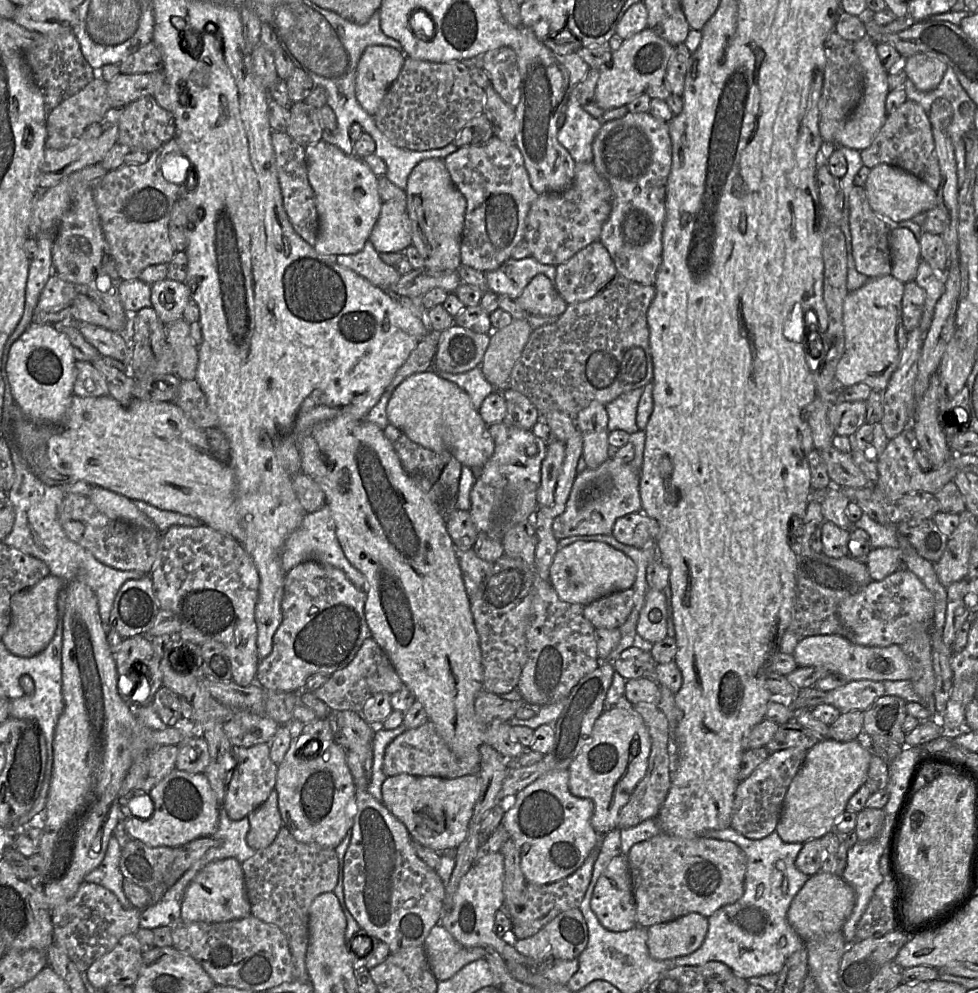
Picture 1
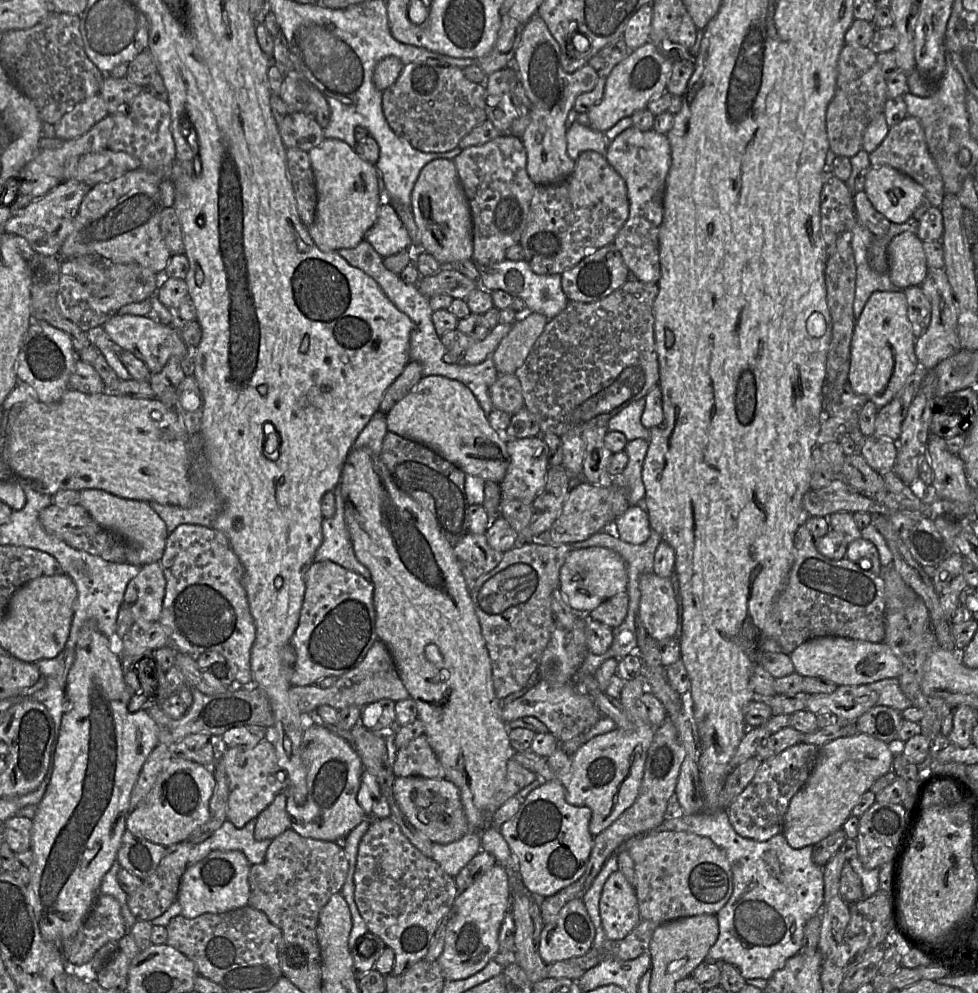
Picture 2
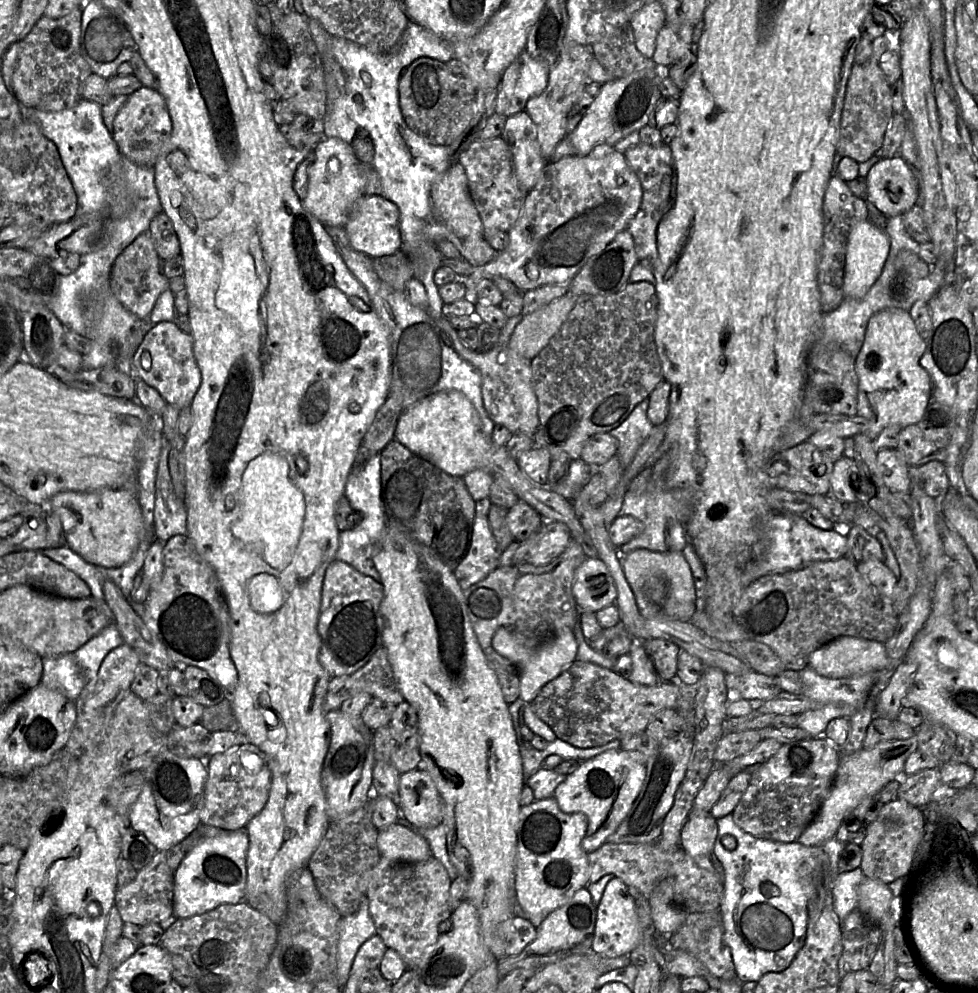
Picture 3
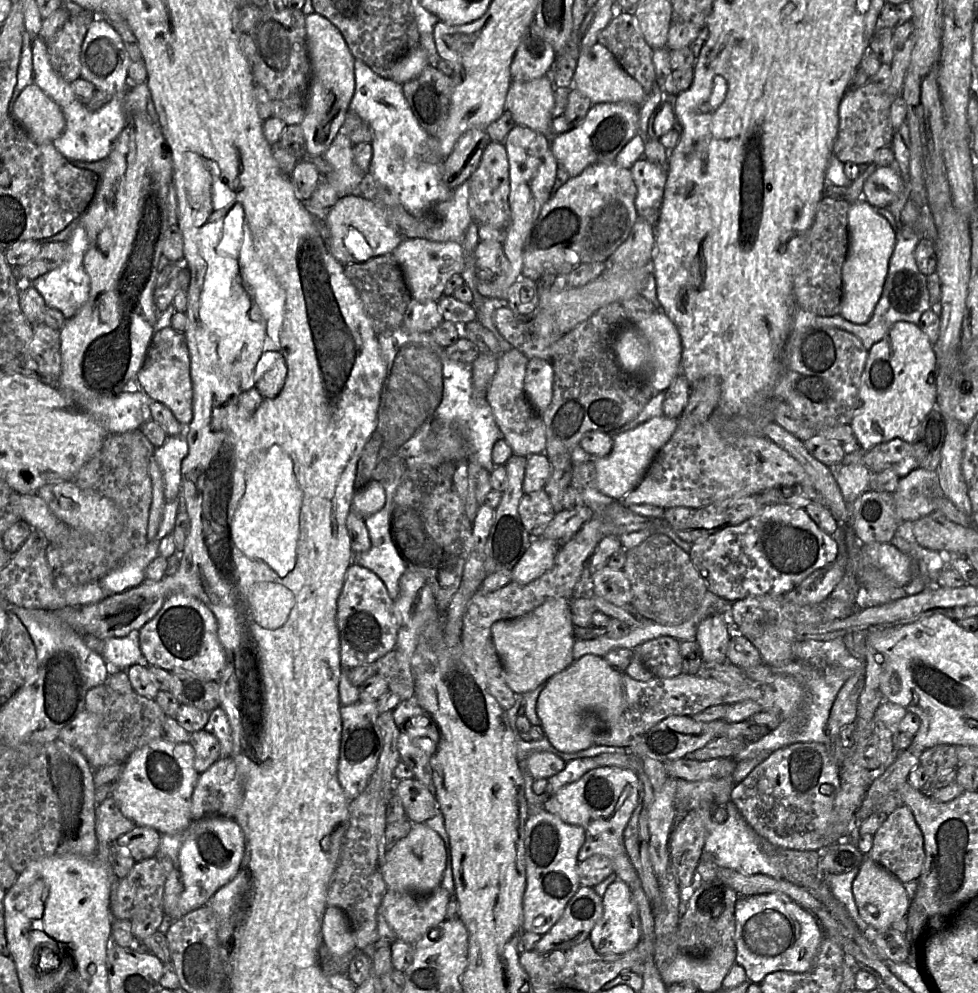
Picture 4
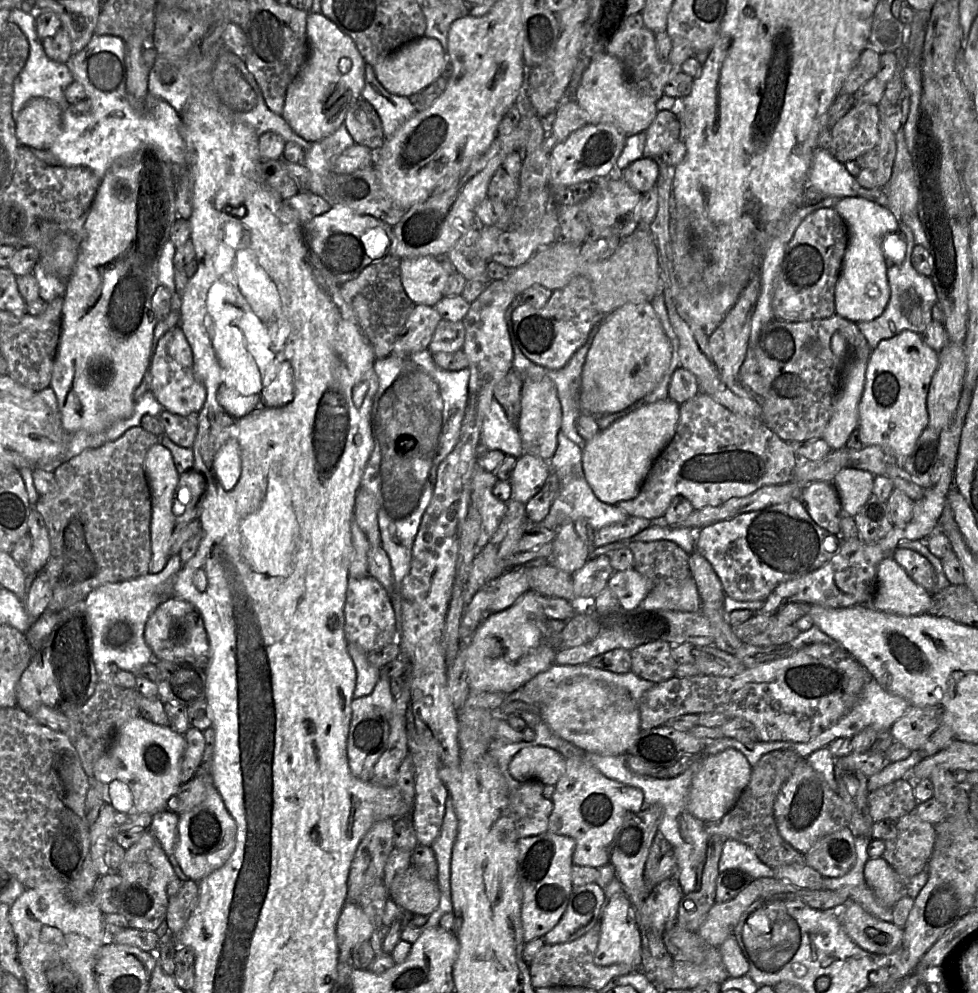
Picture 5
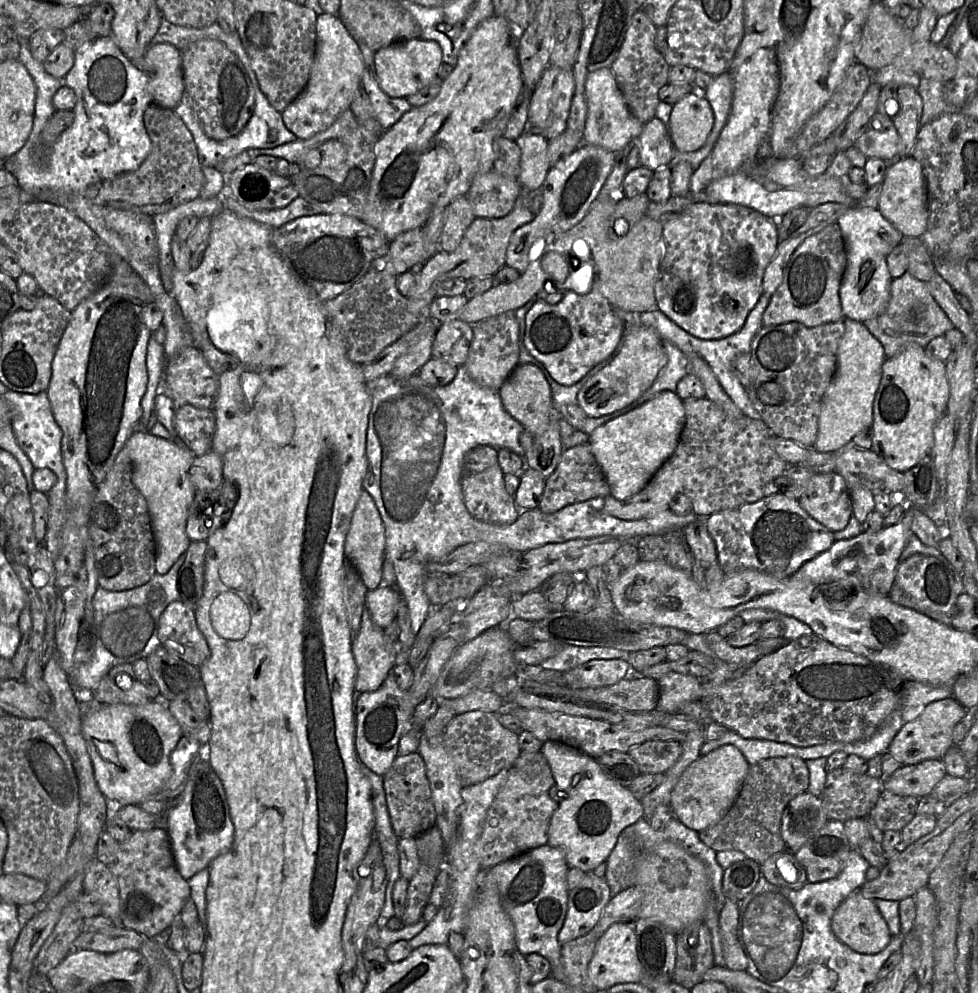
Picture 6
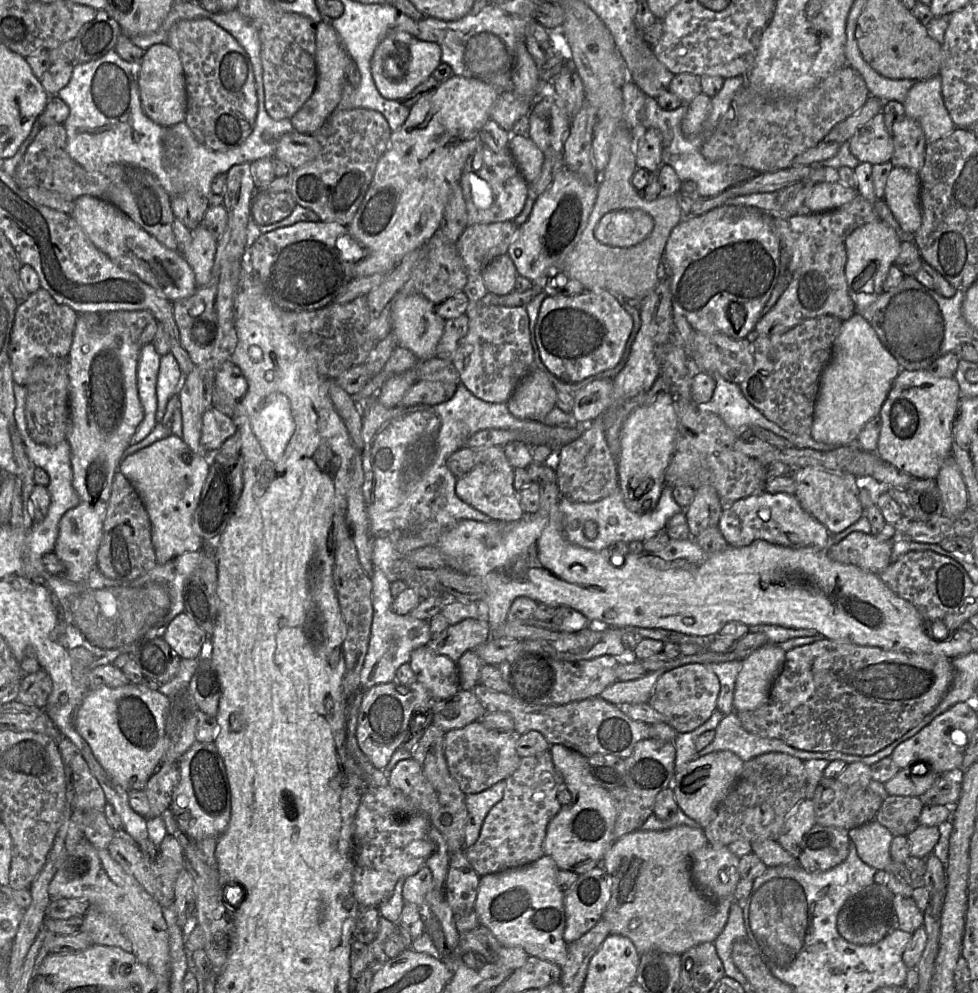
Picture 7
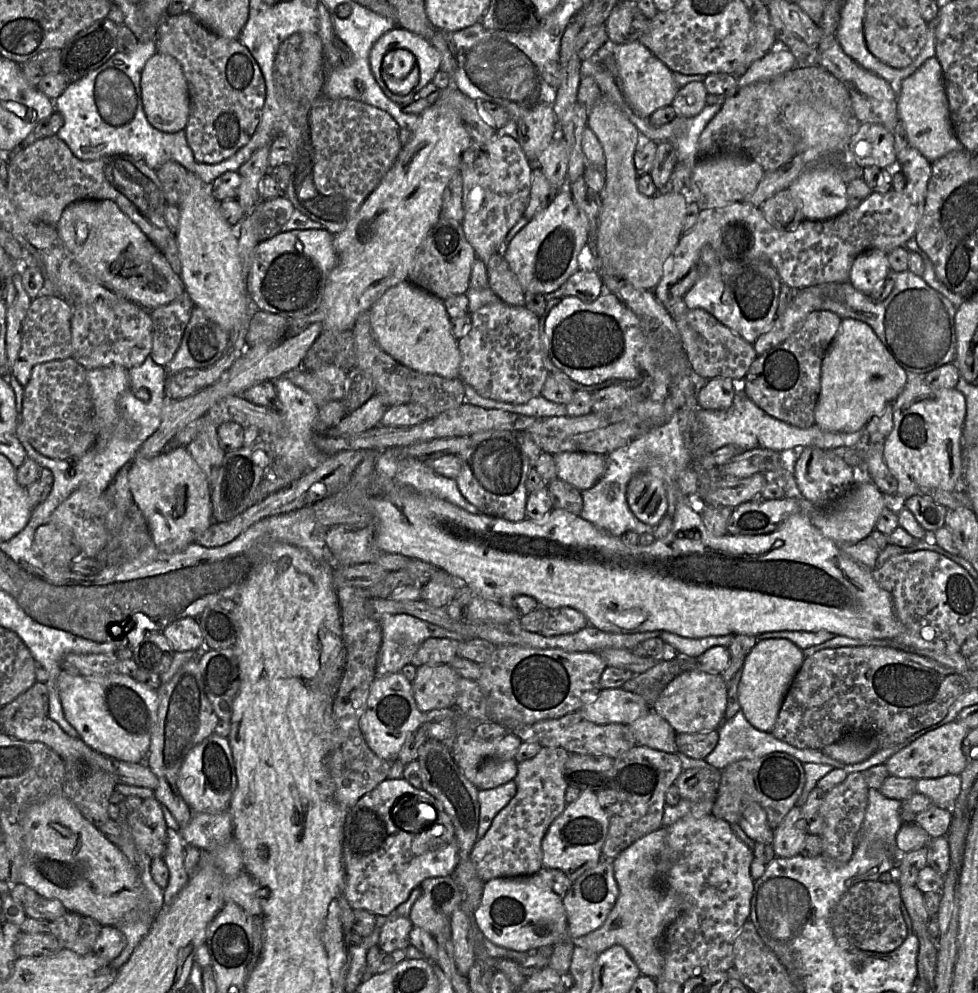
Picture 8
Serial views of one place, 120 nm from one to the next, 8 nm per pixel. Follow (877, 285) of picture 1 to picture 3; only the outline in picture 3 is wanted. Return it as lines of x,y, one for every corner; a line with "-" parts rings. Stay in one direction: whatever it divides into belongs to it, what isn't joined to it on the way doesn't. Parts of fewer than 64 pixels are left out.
890,308
874,314
868,322
865,340
855,360
858,378
857,414
866,419
864,434
874,440
888,425
905,428
918,424
932,398
932,382
921,366
926,340
919,334
906,310

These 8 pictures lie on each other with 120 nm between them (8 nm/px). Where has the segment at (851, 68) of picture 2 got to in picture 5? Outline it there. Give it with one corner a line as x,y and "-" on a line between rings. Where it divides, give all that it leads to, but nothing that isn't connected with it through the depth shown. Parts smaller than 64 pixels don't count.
856,103
829,130
829,152
839,162
856,161
880,142
878,105

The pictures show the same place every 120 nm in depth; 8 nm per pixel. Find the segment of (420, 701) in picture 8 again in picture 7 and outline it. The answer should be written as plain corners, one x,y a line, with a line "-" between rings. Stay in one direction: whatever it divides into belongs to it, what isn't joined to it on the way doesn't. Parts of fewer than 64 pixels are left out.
429,645
415,649
409,664
417,681
428,689
435,701
448,699
461,690
456,662
436,653

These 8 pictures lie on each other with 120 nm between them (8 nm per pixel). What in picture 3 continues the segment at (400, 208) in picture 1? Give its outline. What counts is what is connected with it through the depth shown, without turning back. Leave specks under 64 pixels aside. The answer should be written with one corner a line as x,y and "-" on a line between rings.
361,196
353,204
344,229
352,248
373,259
402,251
399,208
383,196

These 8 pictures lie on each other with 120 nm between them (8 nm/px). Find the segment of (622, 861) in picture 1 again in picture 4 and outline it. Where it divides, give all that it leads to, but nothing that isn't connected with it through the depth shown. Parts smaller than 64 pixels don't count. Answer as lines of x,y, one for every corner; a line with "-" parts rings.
617,879
606,890
602,901
602,913
589,938
594,950
602,956
616,956
635,949
641,939
641,925
631,887

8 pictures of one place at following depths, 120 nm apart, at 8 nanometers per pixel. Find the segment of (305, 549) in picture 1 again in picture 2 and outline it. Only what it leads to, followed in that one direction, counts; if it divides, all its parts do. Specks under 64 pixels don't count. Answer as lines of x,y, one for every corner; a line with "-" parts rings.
338,487
333,490
335,496
336,510
332,517
324,518
322,521
322,543
317,549
314,562
321,561
331,561
334,562
352,572
355,572
361,575
366,580
372,581
372,575
369,570
361,564
357,559
354,548
351,542
351,538
346,527
345,518
344,518
344,500
341,494
341,491

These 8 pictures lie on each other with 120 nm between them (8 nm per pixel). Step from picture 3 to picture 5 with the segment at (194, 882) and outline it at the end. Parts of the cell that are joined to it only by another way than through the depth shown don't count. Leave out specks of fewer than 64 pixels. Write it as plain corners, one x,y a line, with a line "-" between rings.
211,777
203,801
191,810
178,814
176,860
188,879
200,882
225,864
234,850
235,842
236,824
227,811

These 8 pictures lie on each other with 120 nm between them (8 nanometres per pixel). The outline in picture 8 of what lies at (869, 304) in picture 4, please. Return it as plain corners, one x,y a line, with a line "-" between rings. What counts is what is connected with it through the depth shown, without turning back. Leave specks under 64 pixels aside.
878,249
867,250
855,259
850,283
863,294
870,295
890,272
888,253

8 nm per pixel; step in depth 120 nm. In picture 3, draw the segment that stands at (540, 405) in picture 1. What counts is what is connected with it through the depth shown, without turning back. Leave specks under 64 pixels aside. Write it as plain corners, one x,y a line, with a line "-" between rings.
629,281
621,290
606,295
581,294
577,296
574,308
559,331
550,339
549,343
531,360
533,386
538,399
539,426
534,435
536,446
546,448
552,456
567,454
573,461
581,457
585,442
595,433
610,432
621,425
633,411
635,406
649,397
652,391
663,380
661,361
655,342
655,327
657,320
658,298
655,285
647,282

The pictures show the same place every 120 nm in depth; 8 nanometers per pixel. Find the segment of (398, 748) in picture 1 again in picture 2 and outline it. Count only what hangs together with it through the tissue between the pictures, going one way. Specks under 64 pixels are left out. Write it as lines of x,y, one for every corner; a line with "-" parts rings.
424,734
397,751
393,770
396,777
446,777
441,762

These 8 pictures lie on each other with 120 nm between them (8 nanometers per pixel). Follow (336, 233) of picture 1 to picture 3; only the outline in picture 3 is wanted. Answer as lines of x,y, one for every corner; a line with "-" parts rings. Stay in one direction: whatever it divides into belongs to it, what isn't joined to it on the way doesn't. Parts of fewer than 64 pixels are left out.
323,138
313,149
314,163
303,207
325,226
342,226
348,220
353,204
364,195
364,163
356,157
352,145
340,138

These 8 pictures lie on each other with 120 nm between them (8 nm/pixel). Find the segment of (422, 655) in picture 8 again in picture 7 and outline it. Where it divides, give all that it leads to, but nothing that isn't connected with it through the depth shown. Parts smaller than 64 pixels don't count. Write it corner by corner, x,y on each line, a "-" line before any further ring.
486,617
467,618
435,636
429,646
436,653
457,662
464,653
490,638
491,627

